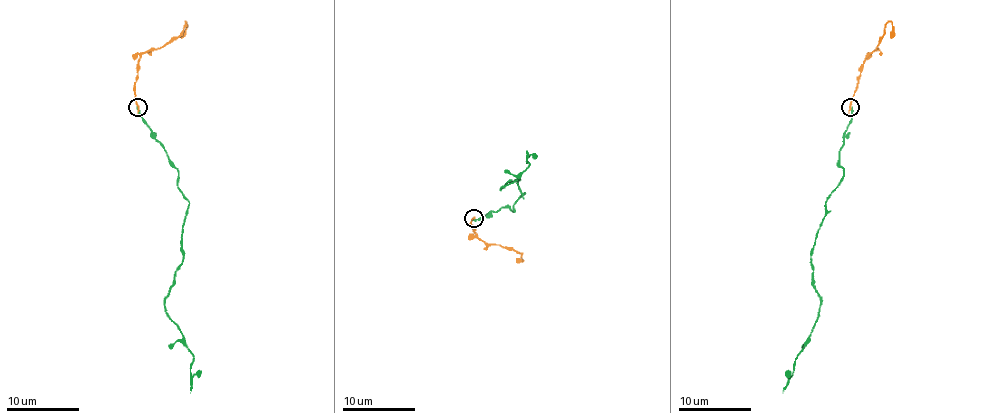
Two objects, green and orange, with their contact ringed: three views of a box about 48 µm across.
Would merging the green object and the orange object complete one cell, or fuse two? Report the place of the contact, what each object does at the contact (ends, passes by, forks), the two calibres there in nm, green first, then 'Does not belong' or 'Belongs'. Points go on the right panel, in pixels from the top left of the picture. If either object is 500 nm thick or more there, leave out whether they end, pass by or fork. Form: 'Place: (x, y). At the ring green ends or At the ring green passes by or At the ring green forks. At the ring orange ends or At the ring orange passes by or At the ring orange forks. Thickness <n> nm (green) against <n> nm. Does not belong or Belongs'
Place: (850, 107). At the ring green ends. At the ring orange ends. Thickness 200 nm (green) against 220 nm. Does not belong

